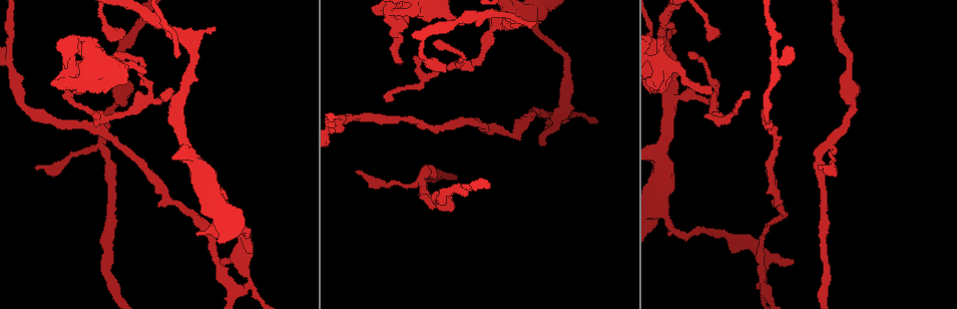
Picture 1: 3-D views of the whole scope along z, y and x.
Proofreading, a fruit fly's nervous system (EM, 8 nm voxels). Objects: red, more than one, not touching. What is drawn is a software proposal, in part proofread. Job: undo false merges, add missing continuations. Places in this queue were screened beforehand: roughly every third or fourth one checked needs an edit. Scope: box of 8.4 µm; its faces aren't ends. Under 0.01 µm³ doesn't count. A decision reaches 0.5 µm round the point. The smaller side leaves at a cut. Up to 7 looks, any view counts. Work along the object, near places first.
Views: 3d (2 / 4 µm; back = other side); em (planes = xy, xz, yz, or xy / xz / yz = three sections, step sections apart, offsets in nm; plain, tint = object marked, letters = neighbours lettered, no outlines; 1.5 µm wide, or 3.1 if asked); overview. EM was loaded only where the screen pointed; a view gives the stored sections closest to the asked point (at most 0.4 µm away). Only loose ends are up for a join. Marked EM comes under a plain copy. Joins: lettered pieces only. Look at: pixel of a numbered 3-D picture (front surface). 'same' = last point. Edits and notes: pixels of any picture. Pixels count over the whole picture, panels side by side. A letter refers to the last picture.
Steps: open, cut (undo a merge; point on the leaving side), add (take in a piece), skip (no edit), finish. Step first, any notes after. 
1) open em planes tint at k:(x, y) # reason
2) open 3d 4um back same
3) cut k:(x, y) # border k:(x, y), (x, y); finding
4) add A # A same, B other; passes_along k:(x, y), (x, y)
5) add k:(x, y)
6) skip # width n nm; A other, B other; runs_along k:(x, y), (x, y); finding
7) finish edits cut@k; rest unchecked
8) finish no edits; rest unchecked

open 3d 4um back at 1:(145, 73) # free end

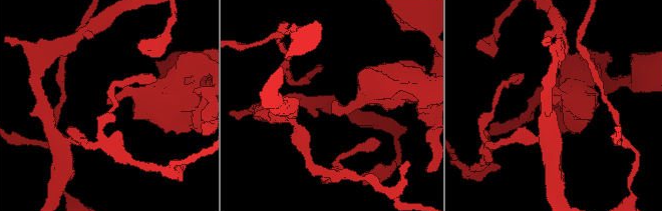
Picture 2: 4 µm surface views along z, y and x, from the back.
open em planes tint at 2:(333, 106)

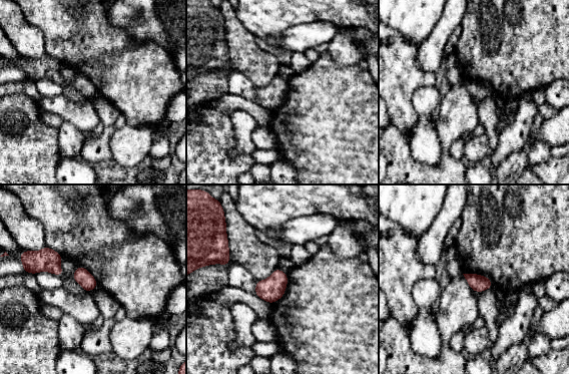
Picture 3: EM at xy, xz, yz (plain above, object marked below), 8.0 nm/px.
open em planes letters same

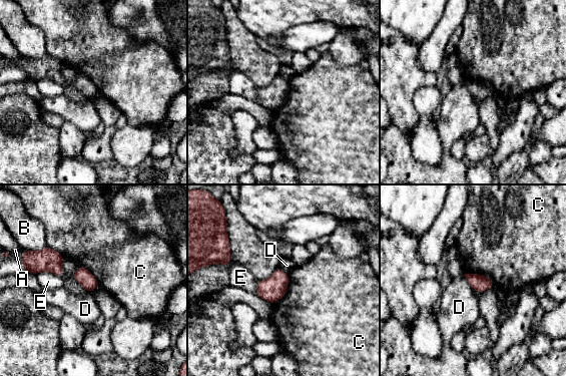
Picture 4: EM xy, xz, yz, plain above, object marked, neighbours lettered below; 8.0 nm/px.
skip # A other, B other, C other, D other, E other; border 4:(464, 273), (487, 276), (493, 287); no lettered piece goes on from it

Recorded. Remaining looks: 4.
open em xz step 8 letters at 1:(196, 234) # branch stops here

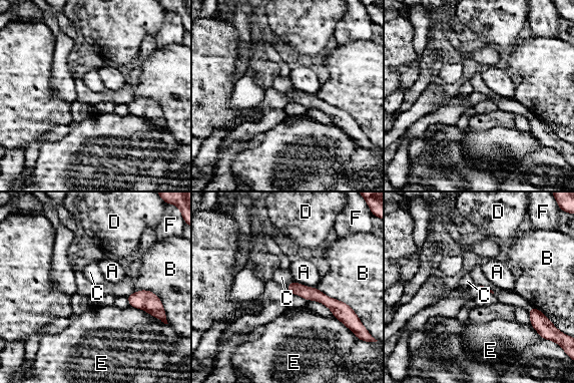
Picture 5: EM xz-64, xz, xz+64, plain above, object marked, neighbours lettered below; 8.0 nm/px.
open em planes letters same

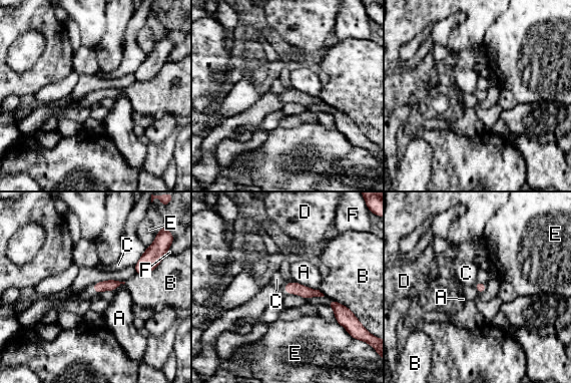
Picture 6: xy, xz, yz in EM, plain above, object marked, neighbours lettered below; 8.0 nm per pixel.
skip # width 80 nm; A other, B other, C other, D other, E other, F other; border 6:(477, 281), (474, 285); no lettered piece goes on from it

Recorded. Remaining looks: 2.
finish no edits; rest unchecked

